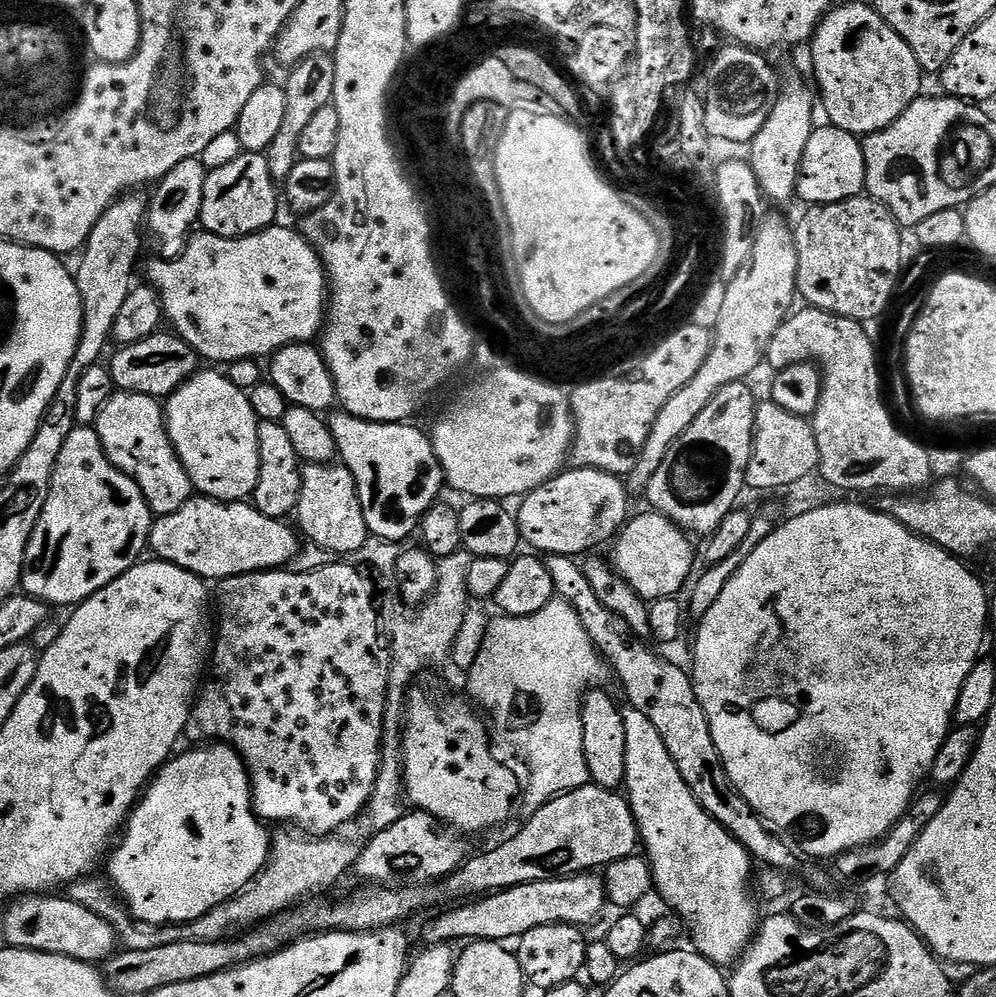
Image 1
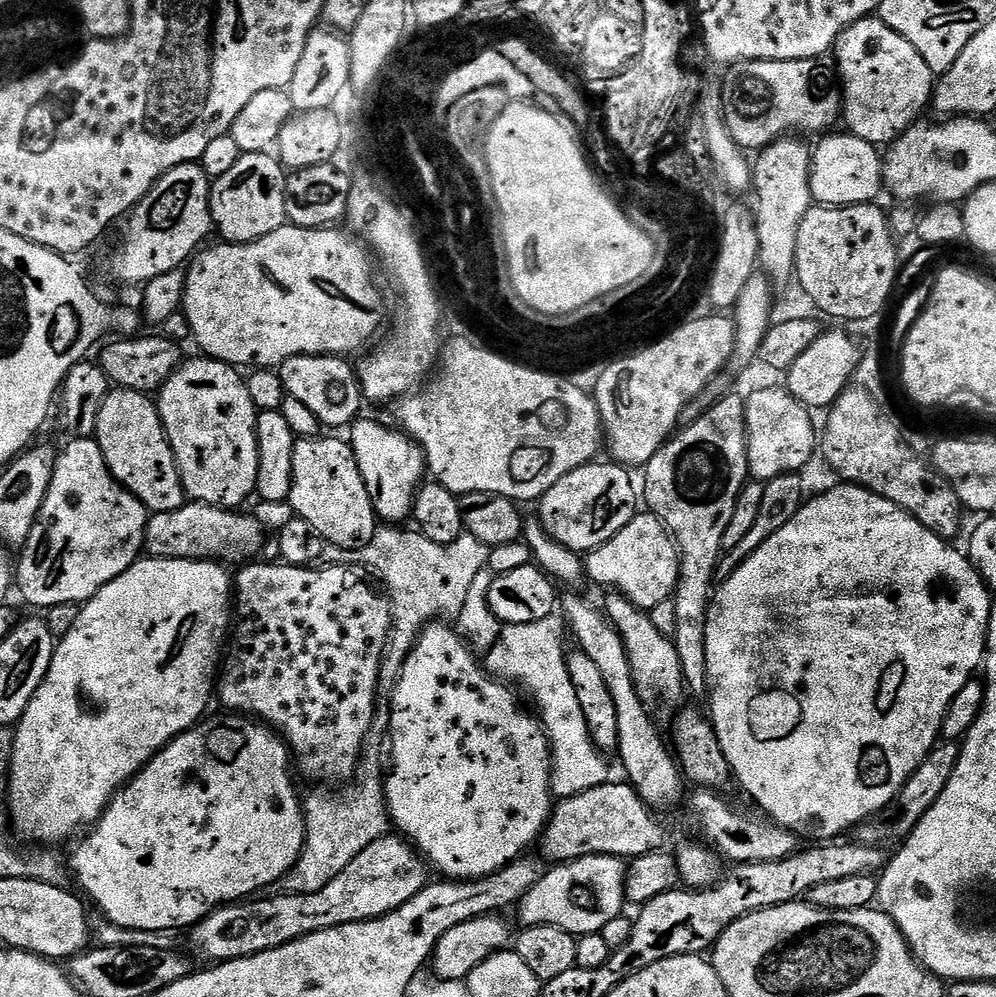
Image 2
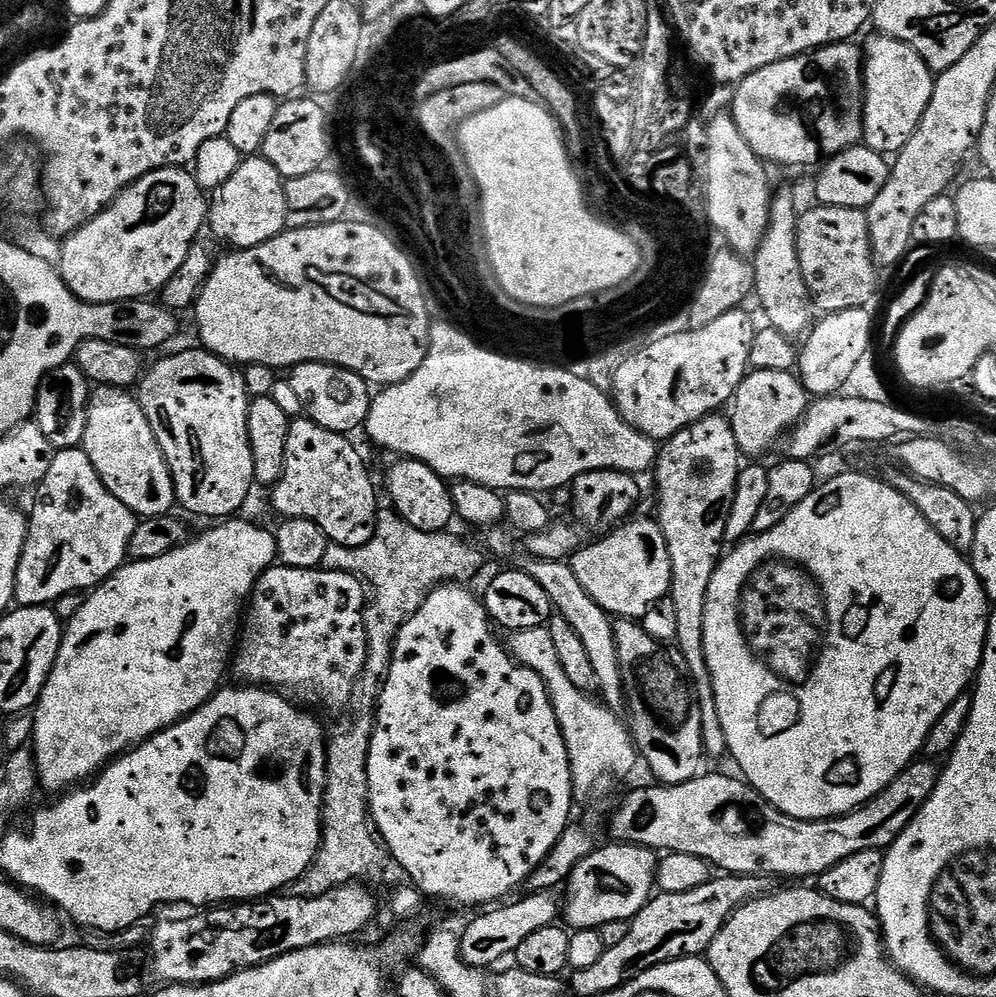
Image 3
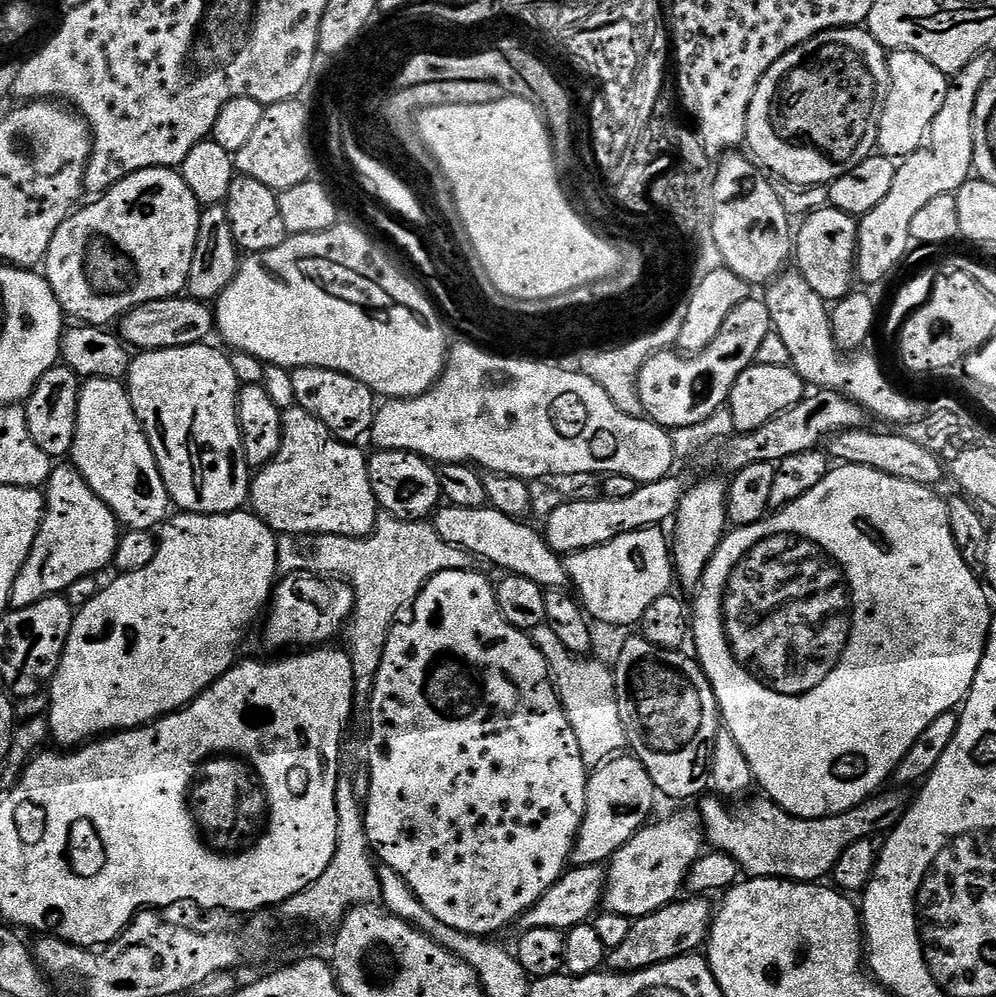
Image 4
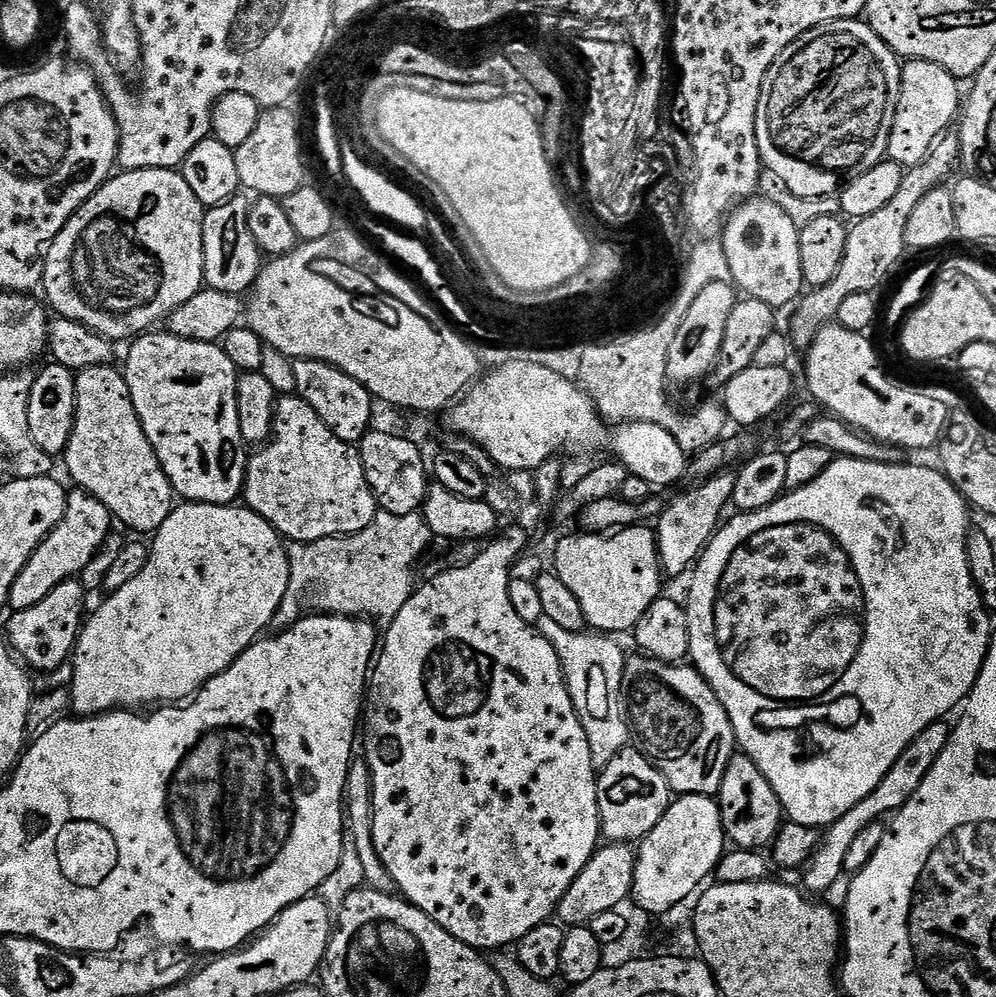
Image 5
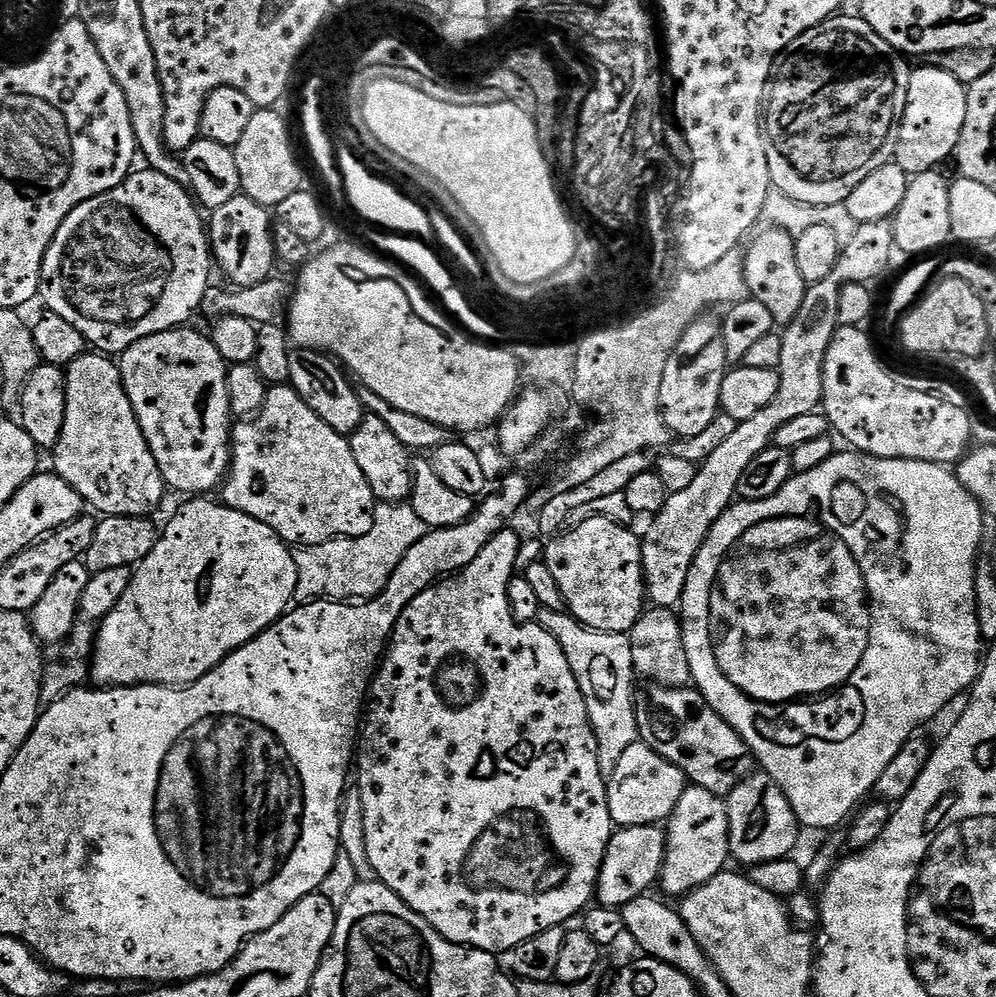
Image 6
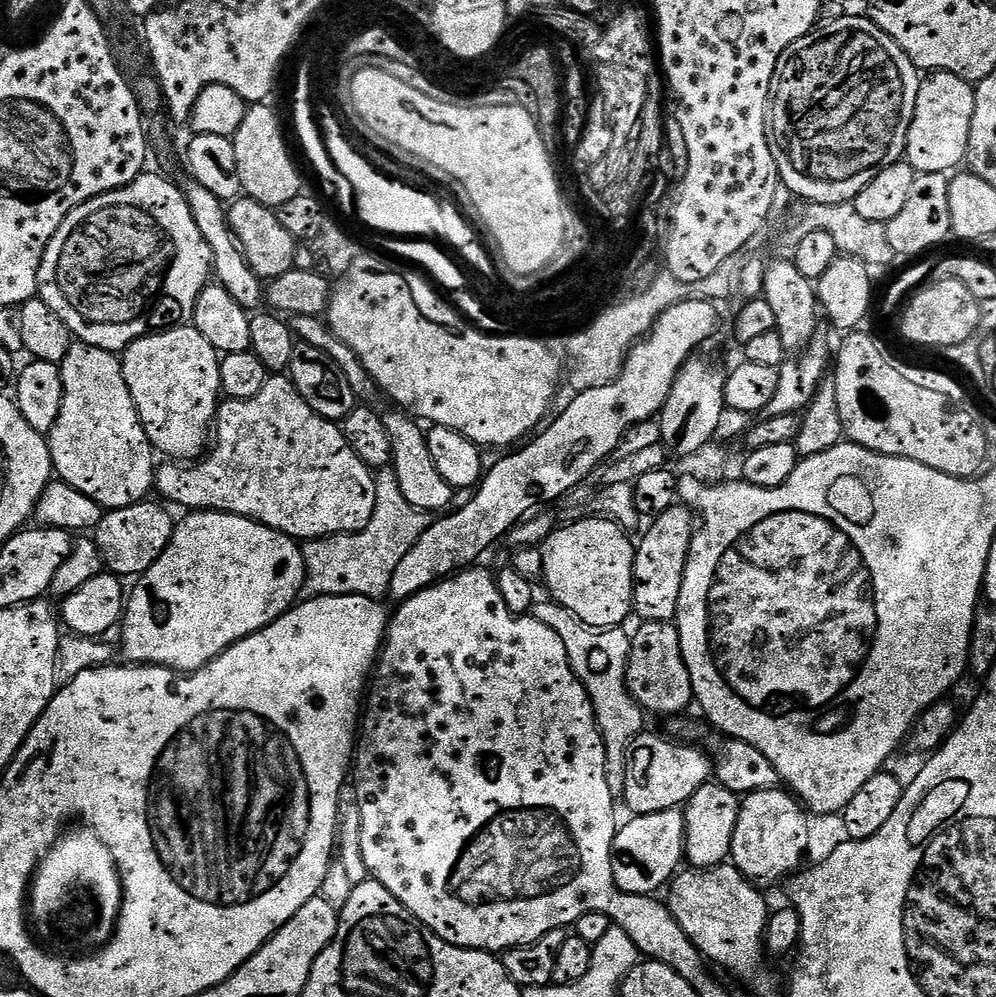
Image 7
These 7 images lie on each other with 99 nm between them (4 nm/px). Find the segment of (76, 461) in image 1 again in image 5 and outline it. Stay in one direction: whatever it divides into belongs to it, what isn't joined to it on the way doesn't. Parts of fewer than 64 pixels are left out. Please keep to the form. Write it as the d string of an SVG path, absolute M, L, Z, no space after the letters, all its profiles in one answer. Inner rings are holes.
M83 490L69 491L62 522L54 526L54 530L42 541L38 550L34 550L26 566L22 566L18 578L14 578L14 586L10 586L8 608L12 612L30 610L30 606L38 606L38 602L42 602L42 598L46 598L46 594L50 594L54 586L79 577L86 562L90 562L90 558L94 558L94 554L98 554L100 547L108 541L112 527L112 516L106 506L98 502L98 498Z

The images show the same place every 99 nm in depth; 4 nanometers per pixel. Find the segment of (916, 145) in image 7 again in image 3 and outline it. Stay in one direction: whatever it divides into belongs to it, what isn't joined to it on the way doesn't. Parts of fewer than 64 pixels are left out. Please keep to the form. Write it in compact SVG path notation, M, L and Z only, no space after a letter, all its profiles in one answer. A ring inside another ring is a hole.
M872 34L868 45L863 45L862 55L864 57L863 143L870 150L881 154L898 153L904 149L906 142L910 142L910 138L916 133L916 127L922 122L922 114L926 114L926 106L930 106L934 73L912 47L883 34Z

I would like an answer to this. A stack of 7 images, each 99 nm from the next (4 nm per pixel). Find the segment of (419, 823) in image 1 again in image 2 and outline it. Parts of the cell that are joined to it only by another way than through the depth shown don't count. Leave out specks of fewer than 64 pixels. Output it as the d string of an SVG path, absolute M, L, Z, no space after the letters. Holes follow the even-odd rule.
M385 834L370 842L370 846L366 846L366 850L362 850L362 854L358 854L358 858L354 858L354 862L350 862L350 866L346 866L346 870L342 870L342 874L338 874L334 882L326 882L326 886L322 886L322 890L314 894L279 894L280 896L272 896L269 900L252 898L247 902L233 902L217 908L191 929L192 948L198 955L205 956L208 962L237 960L274 950L278 946L286 946L290 941L309 936L318 930L363 920L376 920L388 912L398 910L403 904L410 902L410 898L418 895L430 882L428 872L430 873L430 868L424 857L407 840L396 834Z

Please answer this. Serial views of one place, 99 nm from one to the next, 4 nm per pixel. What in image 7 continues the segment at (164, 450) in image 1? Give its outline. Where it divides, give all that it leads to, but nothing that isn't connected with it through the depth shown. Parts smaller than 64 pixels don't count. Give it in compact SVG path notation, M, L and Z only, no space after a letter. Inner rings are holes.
M87 346L73 347L68 353L68 357L60 365L60 373L62 374L62 386L64 387L64 397L62 398L62 410L60 417L52 431L47 433L46 439L48 449L52 455L52 466L55 475L59 477L63 483L69 484L77 488L82 494L86 494L86 498L94 498L94 502L98 502L101 508L105 510L113 510L115 508L126 508L134 506L149 499L148 491L153 491L156 483L156 469L158 467L158 456L154 451L152 444L148 440L148 435L144 429L144 423L140 421L138 410L134 406L134 398L130 394L130 390L126 386L126 378L124 377L124 365L121 357L114 352L107 352L101 348L90 348Z

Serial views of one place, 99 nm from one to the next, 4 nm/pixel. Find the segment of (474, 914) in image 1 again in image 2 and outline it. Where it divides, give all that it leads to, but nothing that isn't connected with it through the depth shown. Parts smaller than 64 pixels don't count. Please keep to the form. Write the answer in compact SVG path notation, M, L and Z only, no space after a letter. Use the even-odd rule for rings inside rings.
M583 856L570 860L567 864L549 867L539 881L521 899L518 905L521 925L524 928L534 926L558 926L577 938L586 934L601 933L608 922L622 915L626 908L625 887L627 884L629 865L618 856Z

